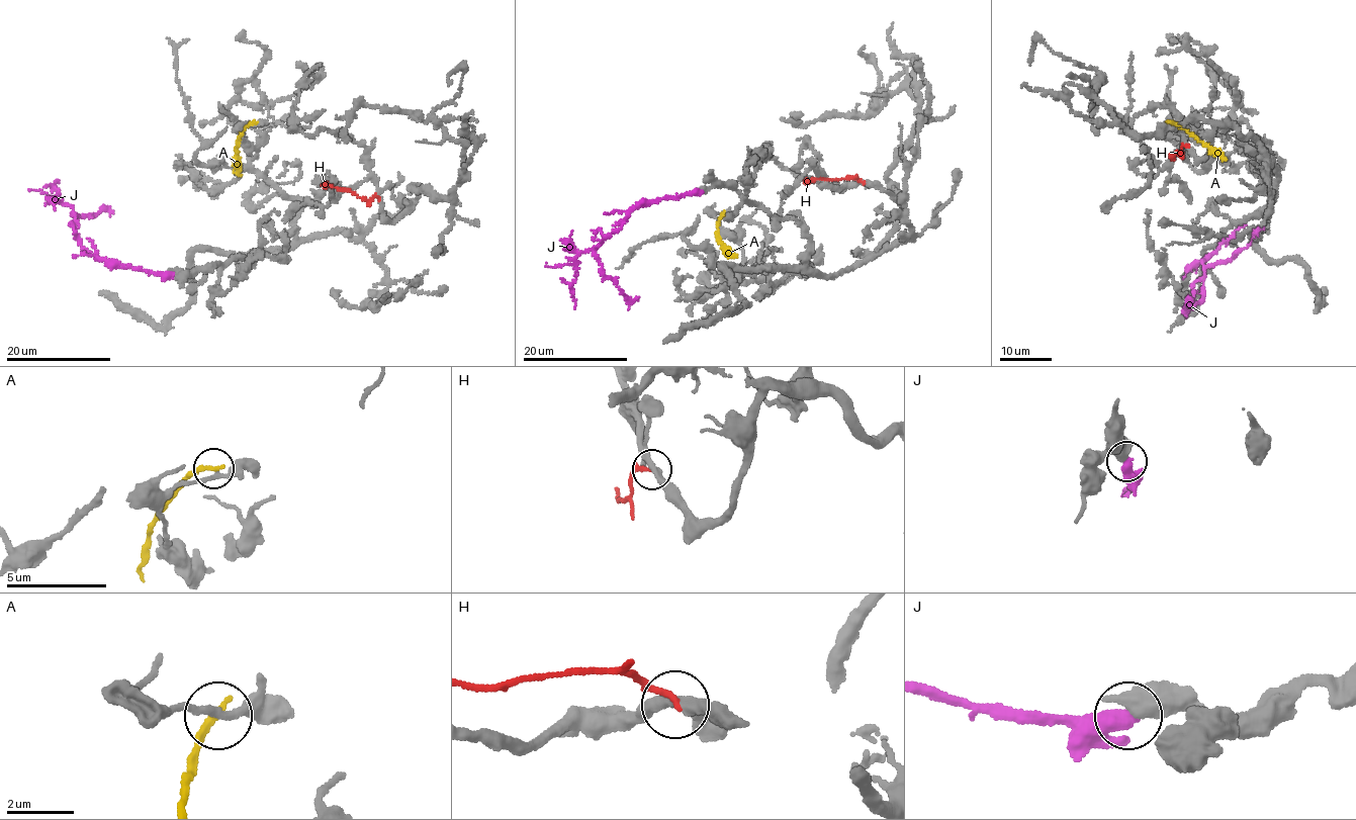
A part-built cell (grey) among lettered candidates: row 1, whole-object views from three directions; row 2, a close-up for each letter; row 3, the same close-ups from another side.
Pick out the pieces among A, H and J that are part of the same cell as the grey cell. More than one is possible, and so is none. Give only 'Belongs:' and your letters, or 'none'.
Belongs: none

